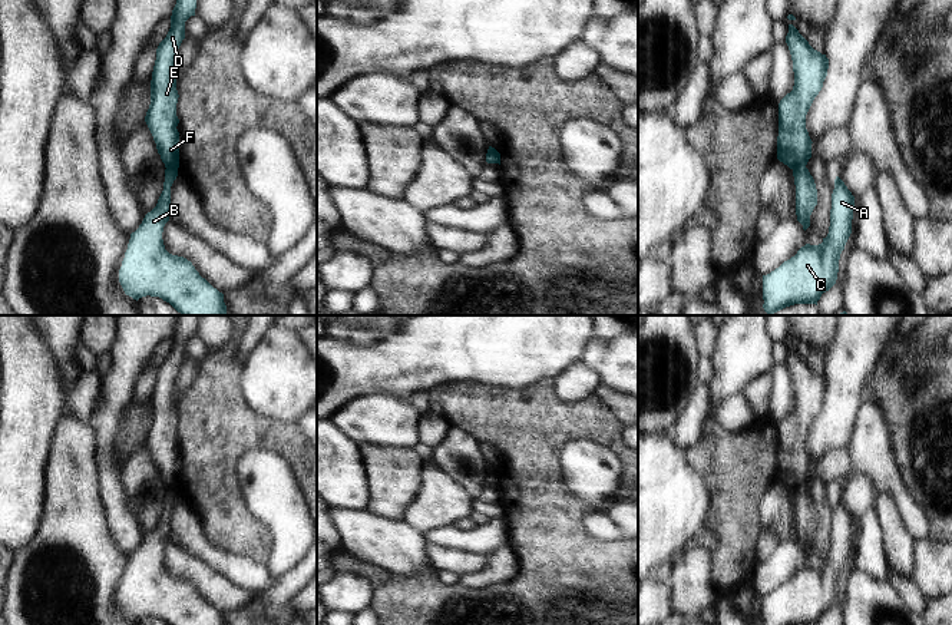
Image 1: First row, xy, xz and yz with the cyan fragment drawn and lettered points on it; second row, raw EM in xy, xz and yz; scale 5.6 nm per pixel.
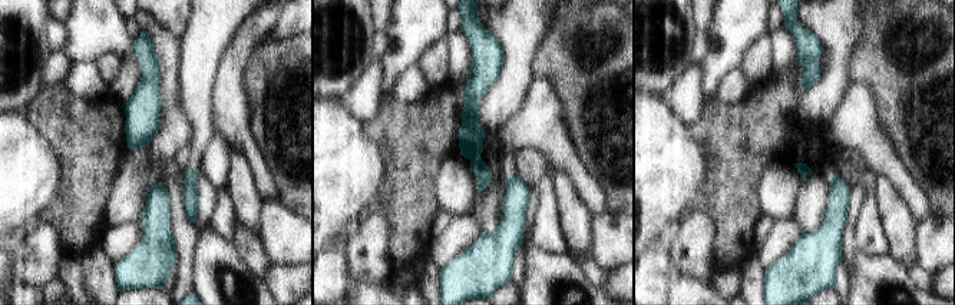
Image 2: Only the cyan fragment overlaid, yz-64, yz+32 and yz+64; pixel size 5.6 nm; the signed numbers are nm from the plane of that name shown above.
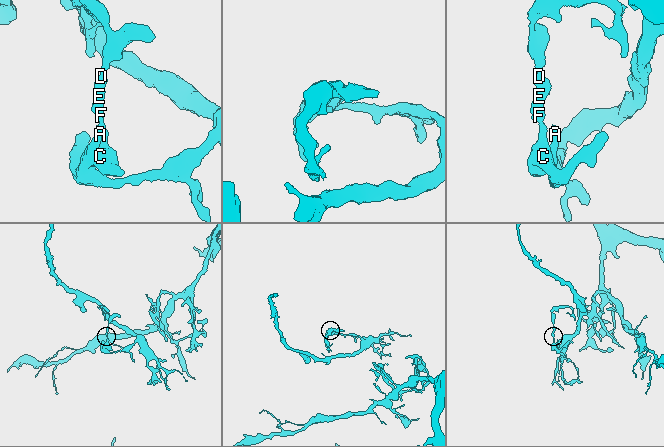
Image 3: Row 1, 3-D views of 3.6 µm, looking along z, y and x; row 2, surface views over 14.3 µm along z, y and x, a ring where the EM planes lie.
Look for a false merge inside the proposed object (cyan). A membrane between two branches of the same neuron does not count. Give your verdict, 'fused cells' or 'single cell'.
fused cells

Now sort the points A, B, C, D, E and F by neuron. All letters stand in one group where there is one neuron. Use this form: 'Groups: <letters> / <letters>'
Groups: A B C / D E F.

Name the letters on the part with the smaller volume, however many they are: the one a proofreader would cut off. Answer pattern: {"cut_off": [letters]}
{"cut_off": ["D", "E", "F"]}

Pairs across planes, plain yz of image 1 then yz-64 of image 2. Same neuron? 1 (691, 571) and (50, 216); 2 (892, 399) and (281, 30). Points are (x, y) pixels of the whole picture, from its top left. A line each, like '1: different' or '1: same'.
1: different
2: different

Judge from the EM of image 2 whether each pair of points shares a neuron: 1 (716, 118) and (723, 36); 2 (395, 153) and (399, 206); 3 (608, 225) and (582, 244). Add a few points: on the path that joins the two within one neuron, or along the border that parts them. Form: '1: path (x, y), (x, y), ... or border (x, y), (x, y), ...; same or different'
1: border (716, 98), (706, 100); different
2: path (399, 166), (399, 194); same
3: border (591, 218), (592, 257); different

